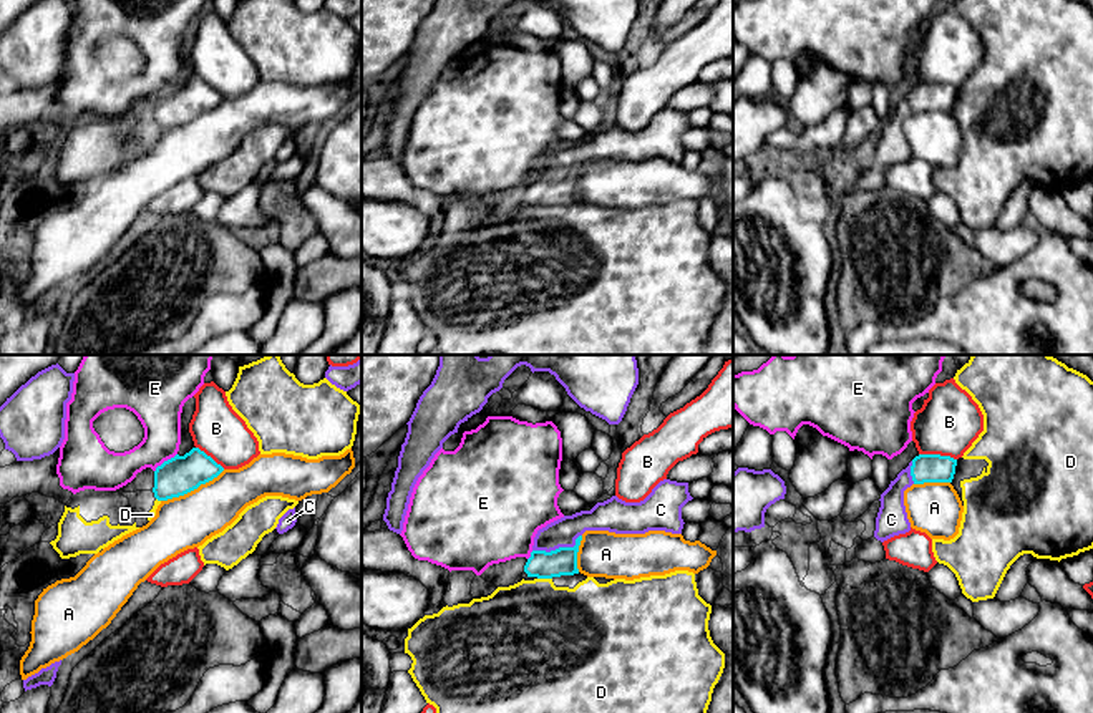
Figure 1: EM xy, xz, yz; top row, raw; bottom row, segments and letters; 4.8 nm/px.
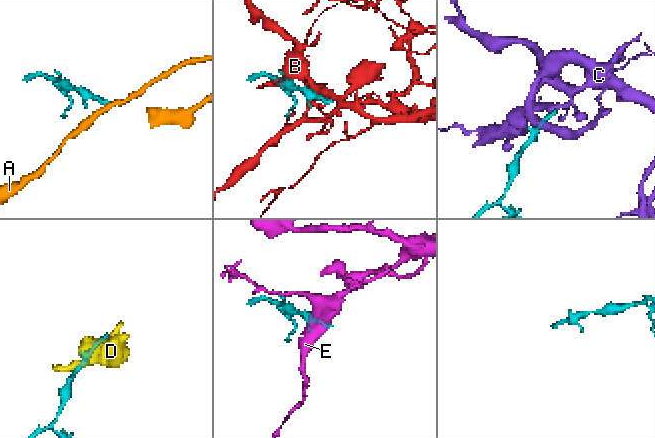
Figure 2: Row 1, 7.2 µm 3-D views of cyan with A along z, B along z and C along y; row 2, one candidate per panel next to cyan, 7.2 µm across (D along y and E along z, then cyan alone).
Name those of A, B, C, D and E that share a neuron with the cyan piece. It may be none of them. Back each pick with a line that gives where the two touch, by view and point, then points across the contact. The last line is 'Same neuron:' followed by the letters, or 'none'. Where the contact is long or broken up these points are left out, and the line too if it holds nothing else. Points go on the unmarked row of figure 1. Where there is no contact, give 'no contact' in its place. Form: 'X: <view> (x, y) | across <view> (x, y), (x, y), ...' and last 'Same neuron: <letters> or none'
C: xz (559, 176) | across xz (563, 189), (559, 176), (563, 161)
Same neuron: C

